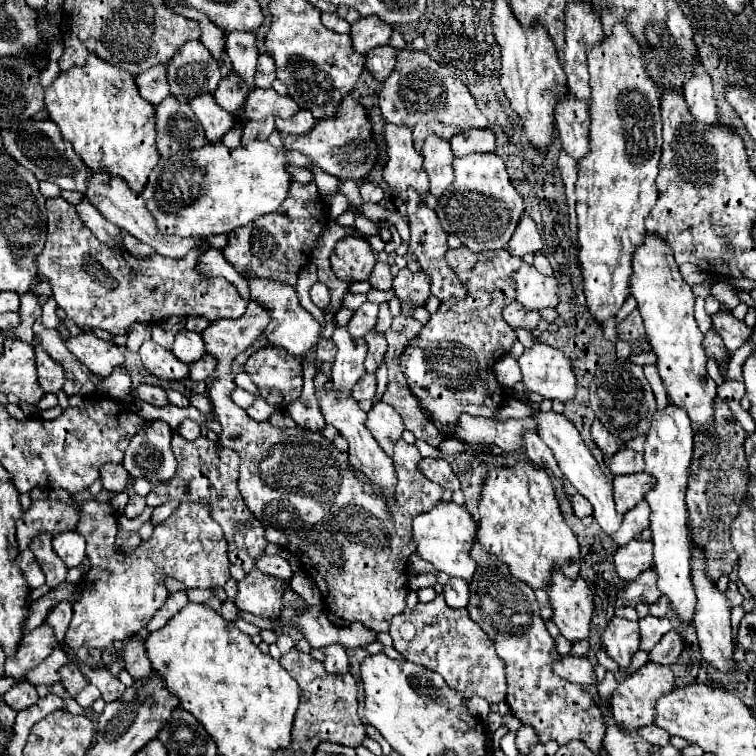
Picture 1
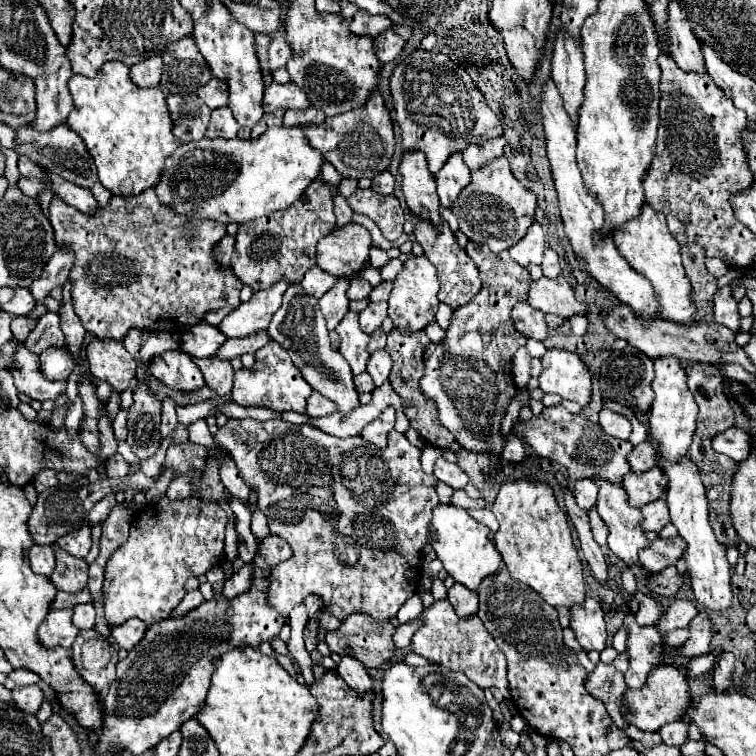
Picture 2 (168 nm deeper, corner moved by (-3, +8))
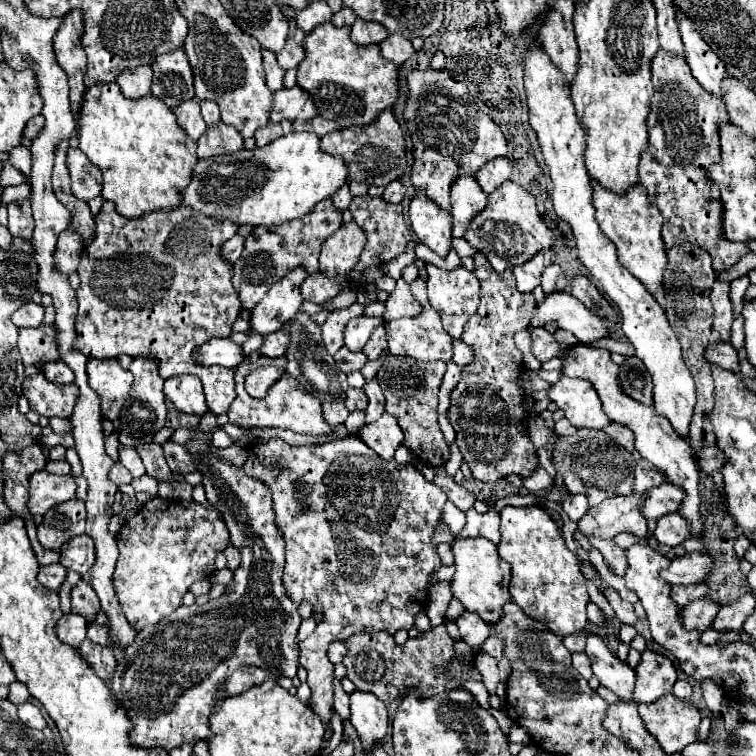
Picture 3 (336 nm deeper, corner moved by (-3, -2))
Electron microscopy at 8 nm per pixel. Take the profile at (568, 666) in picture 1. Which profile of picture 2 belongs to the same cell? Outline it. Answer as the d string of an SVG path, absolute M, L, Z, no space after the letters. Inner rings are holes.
M599 662L595 672L591 672L587 676L585 688L589 690L589 694L597 700L601 700L607 708L607 714L611 716L613 724L617 728L621 728L623 732L627 732L627 736L631 740L641 742L643 746L651 748L661 744L661 736L659 734L647 734L647 732L639 732L633 724L629 724L623 714L621 714L621 704L623 704L623 696L627 692L627 684L623 680L623 672L619 672L613 664L603 664Z

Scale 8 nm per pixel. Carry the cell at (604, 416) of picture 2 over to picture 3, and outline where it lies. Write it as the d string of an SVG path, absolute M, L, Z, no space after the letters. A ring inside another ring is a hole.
M611 422L611 424L607 424L607 426L603 428L603 432L605 432L607 436L611 436L619 446L623 446L623 448L629 450L629 452L633 452L633 432L631 432L629 428Z

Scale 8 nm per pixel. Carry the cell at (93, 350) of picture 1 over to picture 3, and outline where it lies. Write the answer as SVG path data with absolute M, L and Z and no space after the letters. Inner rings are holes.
M89 358L87 362L89 386L101 398L101 412L109 420L117 420L121 408L129 396L133 374L117 362L117 358Z

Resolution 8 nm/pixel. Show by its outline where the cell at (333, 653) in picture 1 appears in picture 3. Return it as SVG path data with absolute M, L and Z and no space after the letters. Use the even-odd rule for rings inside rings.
M351 692L351 724L359 732L365 750L387 732L387 708L373 692Z

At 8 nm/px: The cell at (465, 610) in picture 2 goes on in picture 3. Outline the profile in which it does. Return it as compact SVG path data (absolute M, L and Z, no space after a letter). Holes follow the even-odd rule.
M465 610L455 622L457 622L457 626L459 626L461 638L463 638L469 646L473 646L473 648L481 646L481 642L485 642L485 638L489 636L489 628L485 626L485 622L481 620L479 614L473 614L473 612Z

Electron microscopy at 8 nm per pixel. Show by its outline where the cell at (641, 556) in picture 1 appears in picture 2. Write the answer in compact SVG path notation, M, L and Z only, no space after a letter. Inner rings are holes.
M681 536L669 540L657 538L639 552L639 560L647 572L657 574L667 566L675 566L683 558L683 552L685 552L685 540Z

